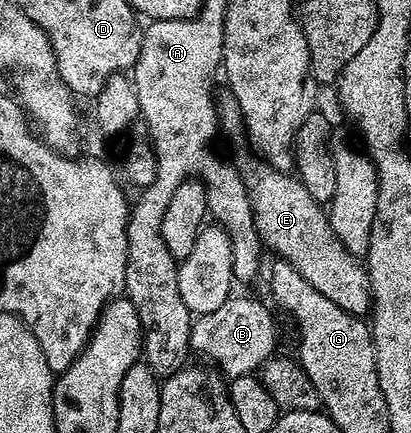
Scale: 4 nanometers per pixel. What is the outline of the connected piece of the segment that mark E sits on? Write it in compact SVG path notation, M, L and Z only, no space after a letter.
M246 153L233 158L233 165L243 177L260 242L270 253L272 250L282 261L293 264L321 296L333 300L333 304L345 308L345 312L366 315L371 308L371 280L367 267L337 240L324 203L313 200L294 173L276 170L254 153Z

